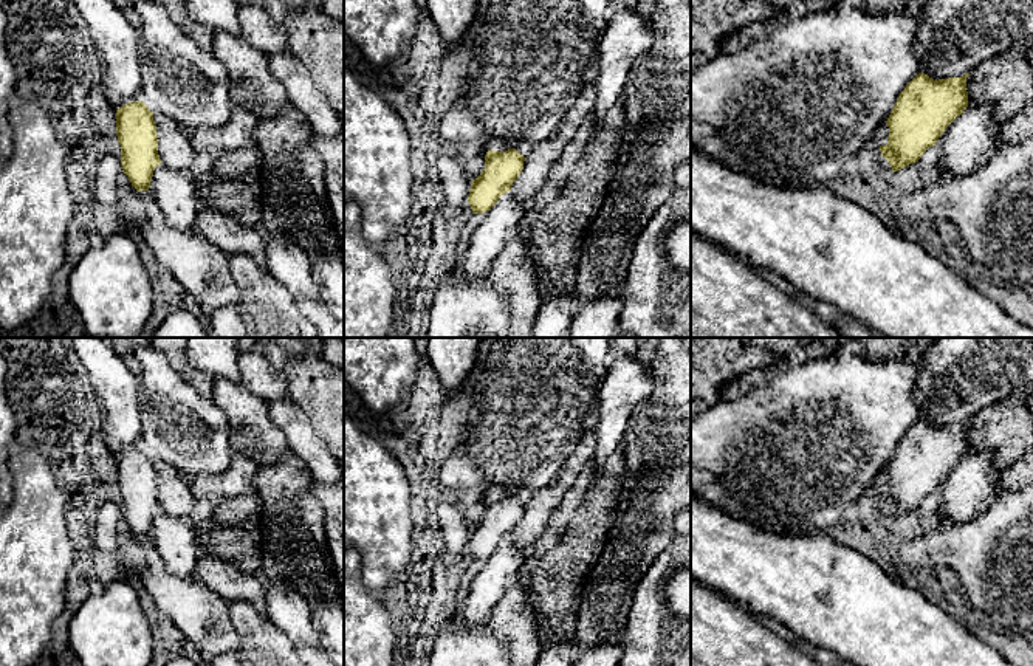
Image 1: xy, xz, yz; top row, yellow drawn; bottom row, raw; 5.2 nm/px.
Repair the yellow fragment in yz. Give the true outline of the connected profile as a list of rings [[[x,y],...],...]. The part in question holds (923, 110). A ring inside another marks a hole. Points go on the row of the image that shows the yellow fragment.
[[[918,73],[900,93],[886,124],[887,144],[880,146],[881,156],[892,170],[917,163],[921,155],[968,107],[966,73],[962,77],[934,81]]]

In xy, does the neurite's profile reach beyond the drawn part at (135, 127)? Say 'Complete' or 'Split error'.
Complete

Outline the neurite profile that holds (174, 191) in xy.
[[[160,164],[149,191],[163,212],[164,225],[181,232],[195,229],[201,200],[189,170],[172,170]]]

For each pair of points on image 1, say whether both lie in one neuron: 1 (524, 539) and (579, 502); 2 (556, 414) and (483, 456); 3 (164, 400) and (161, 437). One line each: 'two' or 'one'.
1: two
2: one
3: one

